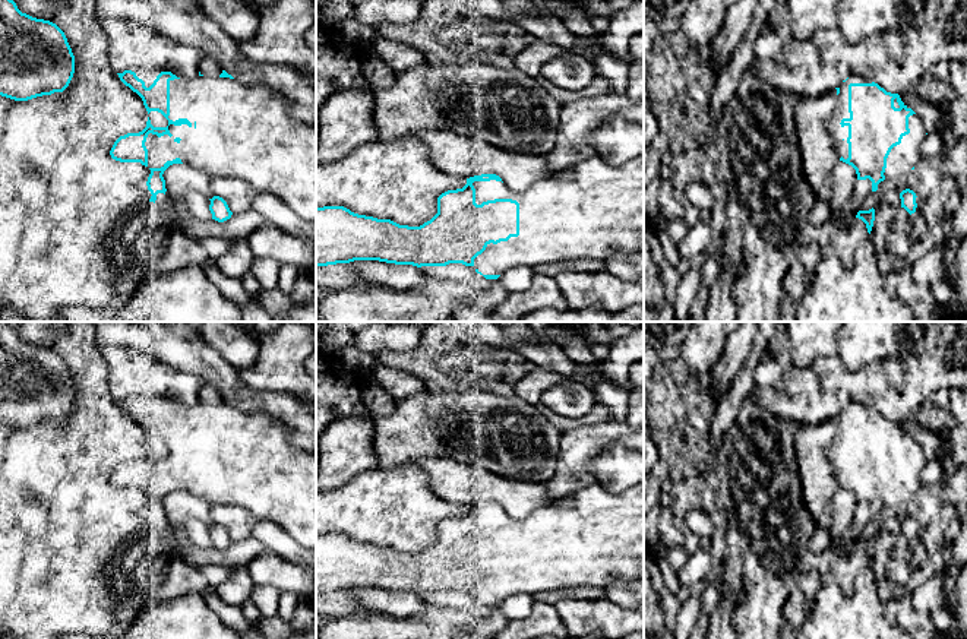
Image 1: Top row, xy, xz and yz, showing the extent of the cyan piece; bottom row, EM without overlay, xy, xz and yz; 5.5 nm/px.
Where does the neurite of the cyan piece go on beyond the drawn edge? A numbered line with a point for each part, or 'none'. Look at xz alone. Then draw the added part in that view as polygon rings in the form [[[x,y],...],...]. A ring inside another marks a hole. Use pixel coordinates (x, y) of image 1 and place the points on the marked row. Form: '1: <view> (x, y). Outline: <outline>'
1: xz (594, 211). Outline: [[[592,155],[566,173],[546,175],[524,192],[513,192],[502,181],[474,181],[475,203],[512,199],[519,203],[519,235],[487,244],[474,259],[483,275],[500,275],[515,266],[556,263],[559,260],[604,260],[644,250],[644,155],[619,165]]]

